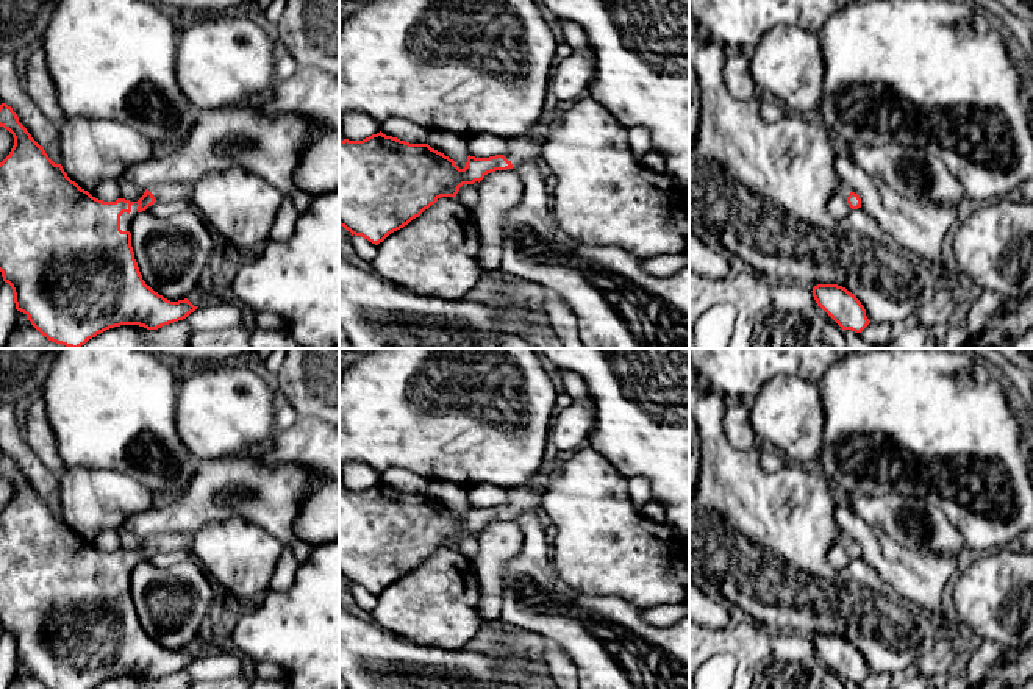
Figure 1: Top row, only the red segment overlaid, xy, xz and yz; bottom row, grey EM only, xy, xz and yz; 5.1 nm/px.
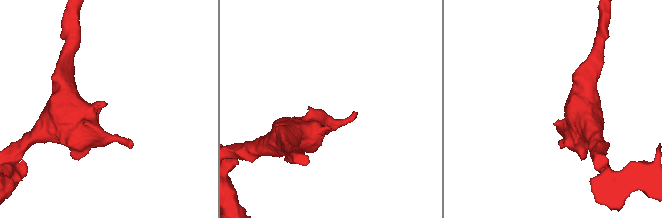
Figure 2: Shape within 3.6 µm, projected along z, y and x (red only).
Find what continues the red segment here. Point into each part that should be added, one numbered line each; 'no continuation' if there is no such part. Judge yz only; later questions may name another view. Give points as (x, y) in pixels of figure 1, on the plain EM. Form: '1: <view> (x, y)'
1: yz (839, 539)

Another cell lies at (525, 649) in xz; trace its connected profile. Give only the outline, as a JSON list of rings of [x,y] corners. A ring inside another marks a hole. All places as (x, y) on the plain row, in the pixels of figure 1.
[[[495,627],[486,631],[495,652],[511,661],[527,677],[538,677],[536,666],[547,666],[547,645],[542,634],[519,627]]]

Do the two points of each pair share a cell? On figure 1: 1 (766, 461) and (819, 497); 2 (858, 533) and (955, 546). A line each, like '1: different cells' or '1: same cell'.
1: different cells
2: different cells

